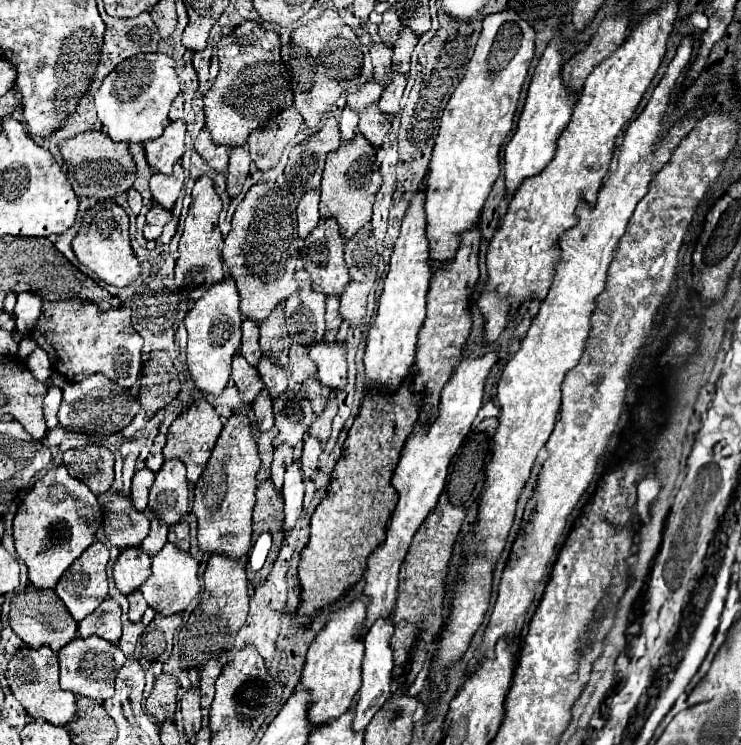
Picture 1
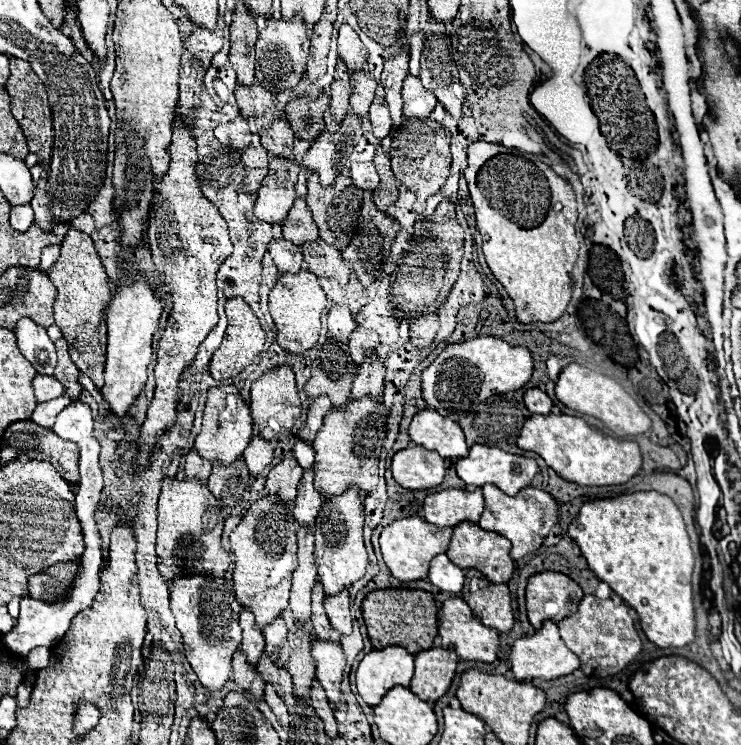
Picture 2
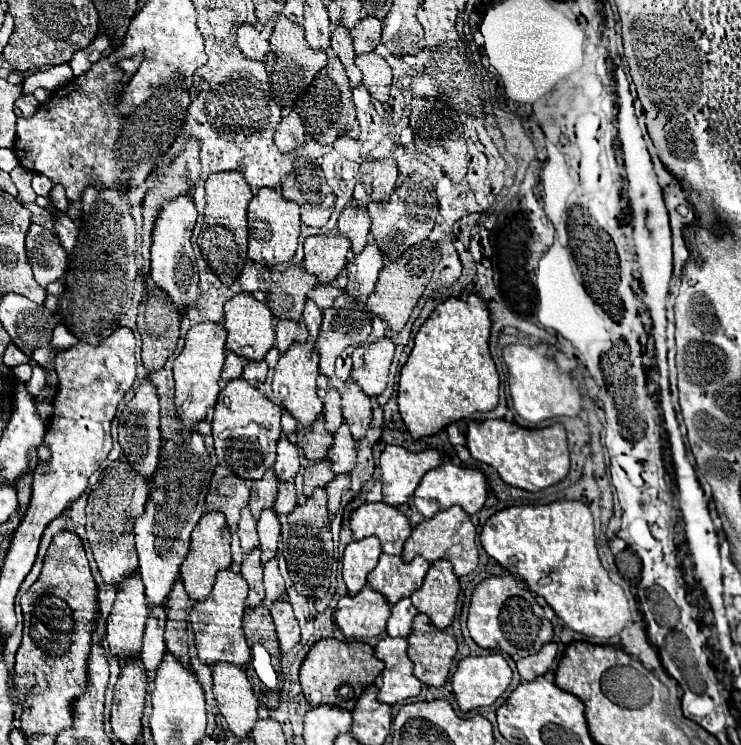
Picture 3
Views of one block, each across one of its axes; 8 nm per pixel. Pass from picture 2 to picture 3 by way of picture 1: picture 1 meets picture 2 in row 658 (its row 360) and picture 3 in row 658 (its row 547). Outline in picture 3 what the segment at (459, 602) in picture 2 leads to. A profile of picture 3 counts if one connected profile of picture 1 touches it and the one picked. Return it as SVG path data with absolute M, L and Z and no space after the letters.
M386 636L376 644L376 656L386 664L382 670L380 702L396 704L404 698L418 696L422 682L414 676L414 664L408 658L408 640Z

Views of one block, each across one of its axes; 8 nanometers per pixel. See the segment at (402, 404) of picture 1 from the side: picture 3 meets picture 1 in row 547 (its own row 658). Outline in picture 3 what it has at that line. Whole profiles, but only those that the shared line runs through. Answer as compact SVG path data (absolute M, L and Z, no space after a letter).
M336 638L320 640L312 646L306 660L300 666L300 684L306 700L312 706L336 704L340 708L352 710L356 700L362 696L376 676L384 670L384 662L374 656L374 648L364 642L340 642Z

